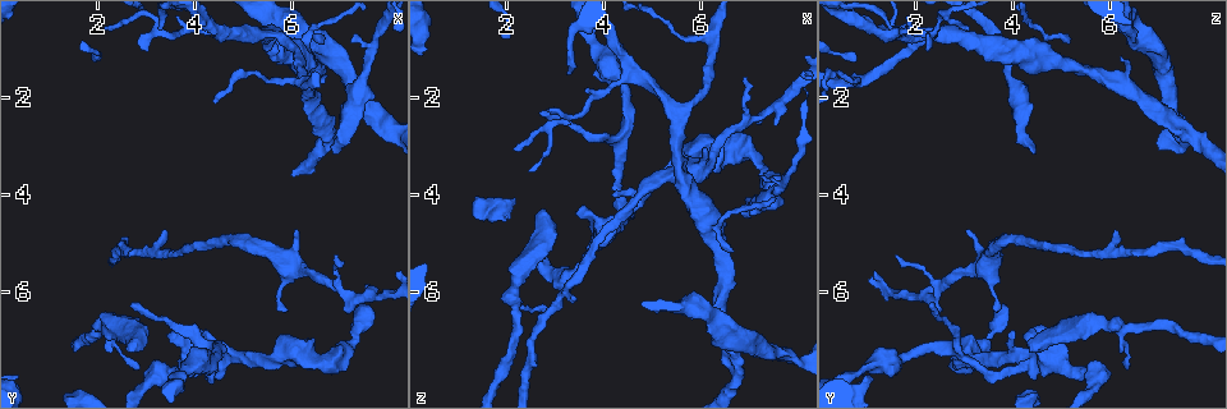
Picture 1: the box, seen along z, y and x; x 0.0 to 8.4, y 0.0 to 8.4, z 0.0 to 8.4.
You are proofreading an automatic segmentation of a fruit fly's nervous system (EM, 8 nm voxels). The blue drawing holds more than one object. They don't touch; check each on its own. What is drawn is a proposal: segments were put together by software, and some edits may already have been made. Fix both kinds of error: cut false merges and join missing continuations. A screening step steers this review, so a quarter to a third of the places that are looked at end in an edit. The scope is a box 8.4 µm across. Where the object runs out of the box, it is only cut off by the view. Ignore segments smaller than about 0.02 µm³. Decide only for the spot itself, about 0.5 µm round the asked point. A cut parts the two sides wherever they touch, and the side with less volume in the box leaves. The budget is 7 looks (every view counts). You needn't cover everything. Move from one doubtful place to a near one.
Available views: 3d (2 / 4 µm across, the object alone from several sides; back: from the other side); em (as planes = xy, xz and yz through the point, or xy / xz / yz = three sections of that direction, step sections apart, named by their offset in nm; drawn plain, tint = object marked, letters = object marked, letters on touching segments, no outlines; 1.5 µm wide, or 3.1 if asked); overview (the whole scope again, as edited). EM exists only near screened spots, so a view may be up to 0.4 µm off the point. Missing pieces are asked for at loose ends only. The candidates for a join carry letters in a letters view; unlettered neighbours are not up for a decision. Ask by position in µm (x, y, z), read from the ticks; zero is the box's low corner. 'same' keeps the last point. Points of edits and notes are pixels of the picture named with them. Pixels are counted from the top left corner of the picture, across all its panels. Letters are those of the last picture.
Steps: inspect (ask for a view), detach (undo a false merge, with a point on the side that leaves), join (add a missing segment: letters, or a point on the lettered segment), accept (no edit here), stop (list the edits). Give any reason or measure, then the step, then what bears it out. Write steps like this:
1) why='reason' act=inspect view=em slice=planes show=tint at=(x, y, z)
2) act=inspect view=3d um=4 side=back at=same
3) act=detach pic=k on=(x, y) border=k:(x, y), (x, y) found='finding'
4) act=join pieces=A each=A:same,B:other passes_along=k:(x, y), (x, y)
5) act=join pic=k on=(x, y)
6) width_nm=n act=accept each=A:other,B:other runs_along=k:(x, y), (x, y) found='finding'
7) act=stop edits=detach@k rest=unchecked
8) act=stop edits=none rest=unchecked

why='stops while still wide' act=inspect view=3d um=2 at=(2.75, 7.20, 4.35)

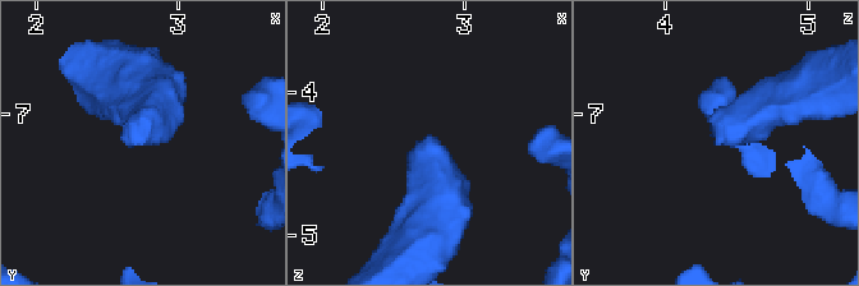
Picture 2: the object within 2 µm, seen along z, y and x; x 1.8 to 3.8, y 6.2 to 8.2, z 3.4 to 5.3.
why='shape alone is not enough' act=inspect view=em slice=planes show=letters at=(2.72, 7.22, 4.34)

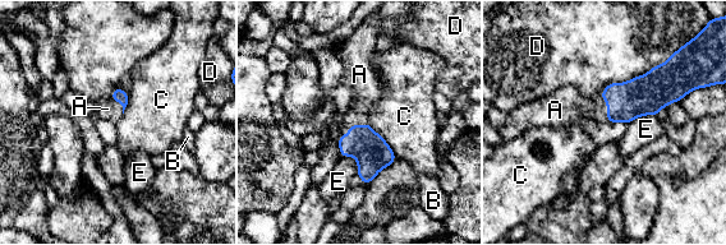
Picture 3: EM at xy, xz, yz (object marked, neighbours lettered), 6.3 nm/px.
act=join pieces=A each=A:same,B:other,C:other,D:other,E:other found='it goes on there'

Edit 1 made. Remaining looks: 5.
why='branch stops here' act=inspect view=em slice=planes show=letters at=(6.85, 3.20, 4.40)

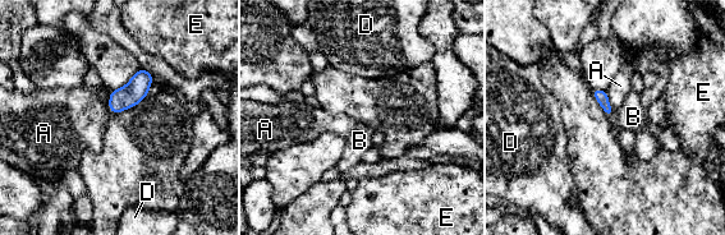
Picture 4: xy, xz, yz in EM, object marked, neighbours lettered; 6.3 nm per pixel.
act=join pieces=B each=A:other,B:same,D:other,E:other found='the neuron continues'

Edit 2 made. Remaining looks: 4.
act=stop edits=join@3,join@4 rest=unchecked

